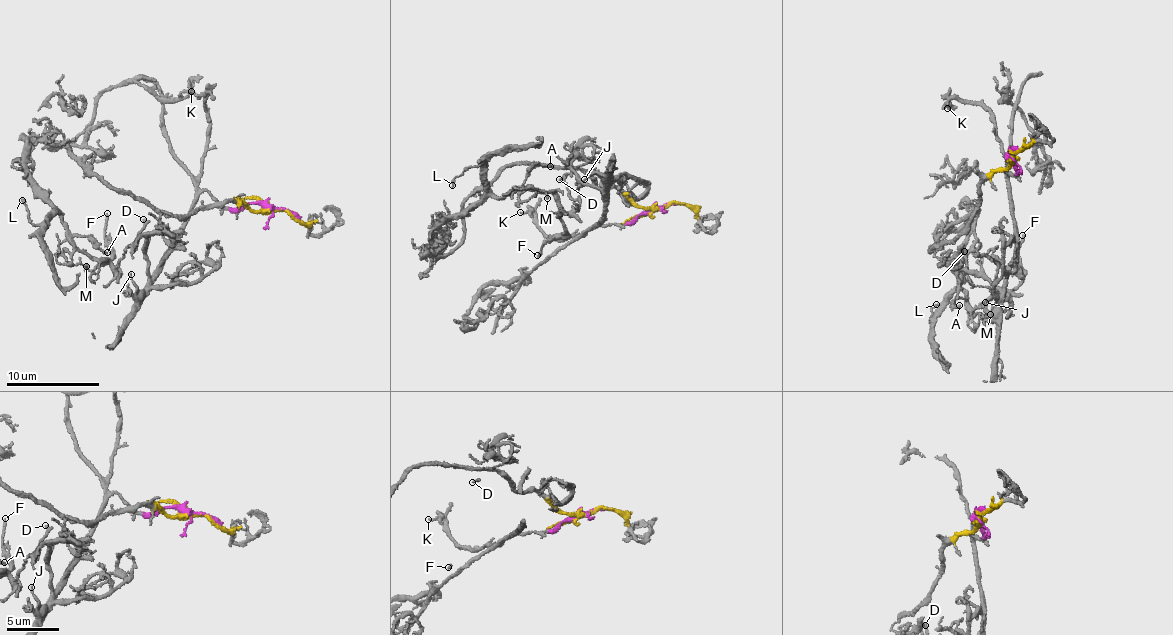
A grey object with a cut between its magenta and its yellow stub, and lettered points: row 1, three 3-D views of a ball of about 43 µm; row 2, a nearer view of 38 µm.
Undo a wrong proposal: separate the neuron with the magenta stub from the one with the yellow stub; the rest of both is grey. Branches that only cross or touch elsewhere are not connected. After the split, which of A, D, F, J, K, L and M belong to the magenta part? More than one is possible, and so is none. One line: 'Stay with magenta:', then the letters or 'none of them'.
Stay with magenta: J, K

